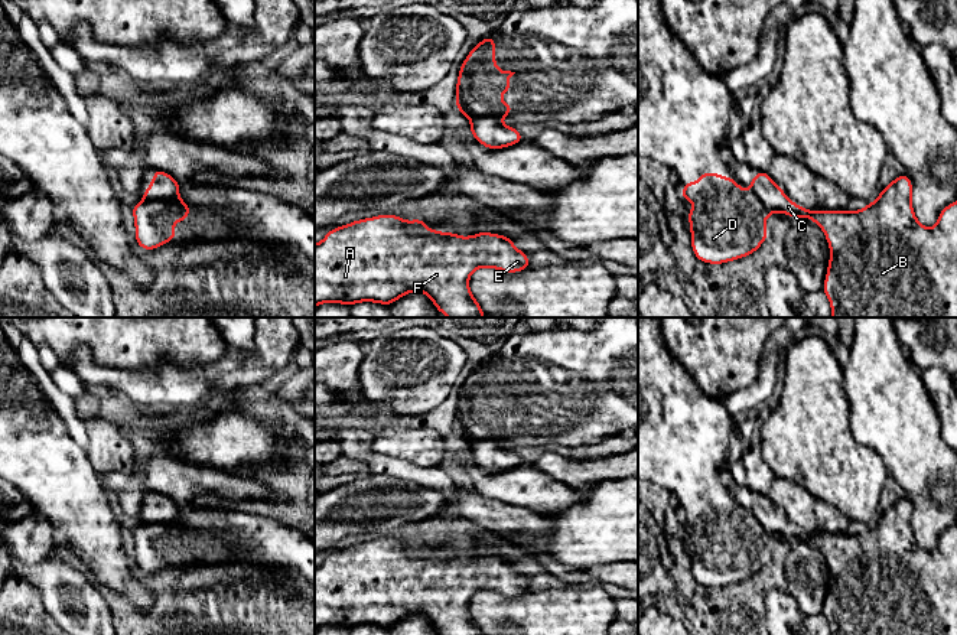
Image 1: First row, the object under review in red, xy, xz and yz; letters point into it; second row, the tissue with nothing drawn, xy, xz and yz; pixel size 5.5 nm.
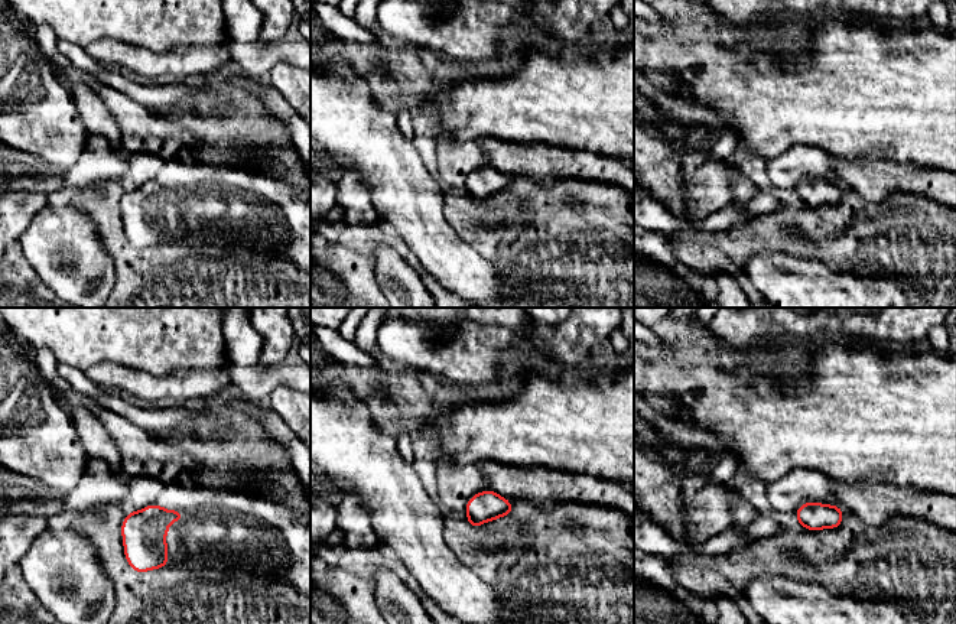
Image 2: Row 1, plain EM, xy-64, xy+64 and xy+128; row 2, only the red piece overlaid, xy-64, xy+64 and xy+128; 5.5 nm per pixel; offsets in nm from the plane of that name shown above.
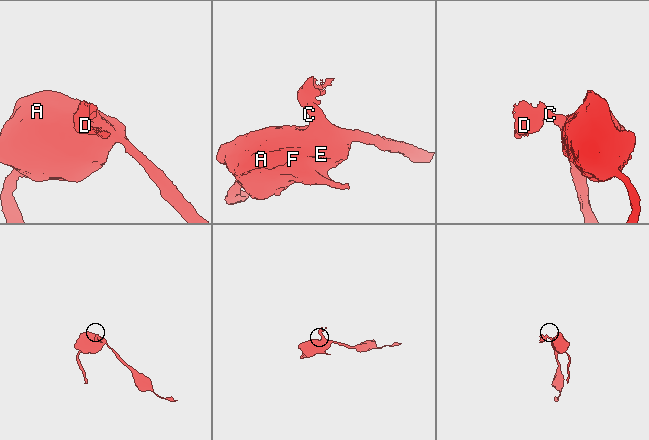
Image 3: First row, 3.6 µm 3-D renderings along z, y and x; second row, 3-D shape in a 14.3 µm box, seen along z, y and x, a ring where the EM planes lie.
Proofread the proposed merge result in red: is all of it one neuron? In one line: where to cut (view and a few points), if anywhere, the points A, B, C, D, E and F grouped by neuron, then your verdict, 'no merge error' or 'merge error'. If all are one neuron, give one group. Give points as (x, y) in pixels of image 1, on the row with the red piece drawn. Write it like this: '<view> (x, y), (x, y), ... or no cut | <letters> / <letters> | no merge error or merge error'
xy (178, 195), (169, 199), (145, 199) | A B C E F / D | merge error

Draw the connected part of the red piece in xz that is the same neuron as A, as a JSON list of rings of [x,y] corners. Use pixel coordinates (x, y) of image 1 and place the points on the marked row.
[[[383,214],[332,228],[315,244],[315,307],[322,303],[352,306],[372,302],[388,306],[411,292],[430,297],[439,313],[447,318],[485,318],[469,290],[469,277],[476,268],[518,273],[530,268],[528,253],[517,250],[514,240],[481,231],[469,237],[456,232],[426,229],[423,219],[406,221]]]

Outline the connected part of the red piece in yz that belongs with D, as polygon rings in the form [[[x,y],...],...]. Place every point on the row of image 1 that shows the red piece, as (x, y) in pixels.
[[[704,172],[696,183],[684,183],[681,199],[694,202],[693,209],[687,212],[691,250],[703,263],[725,264],[748,257],[768,238],[765,222],[769,211],[752,190],[740,188],[733,178]]]

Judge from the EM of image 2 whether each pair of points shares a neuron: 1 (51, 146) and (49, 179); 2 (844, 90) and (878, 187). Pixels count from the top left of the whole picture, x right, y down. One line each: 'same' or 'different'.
1: different
2: different

